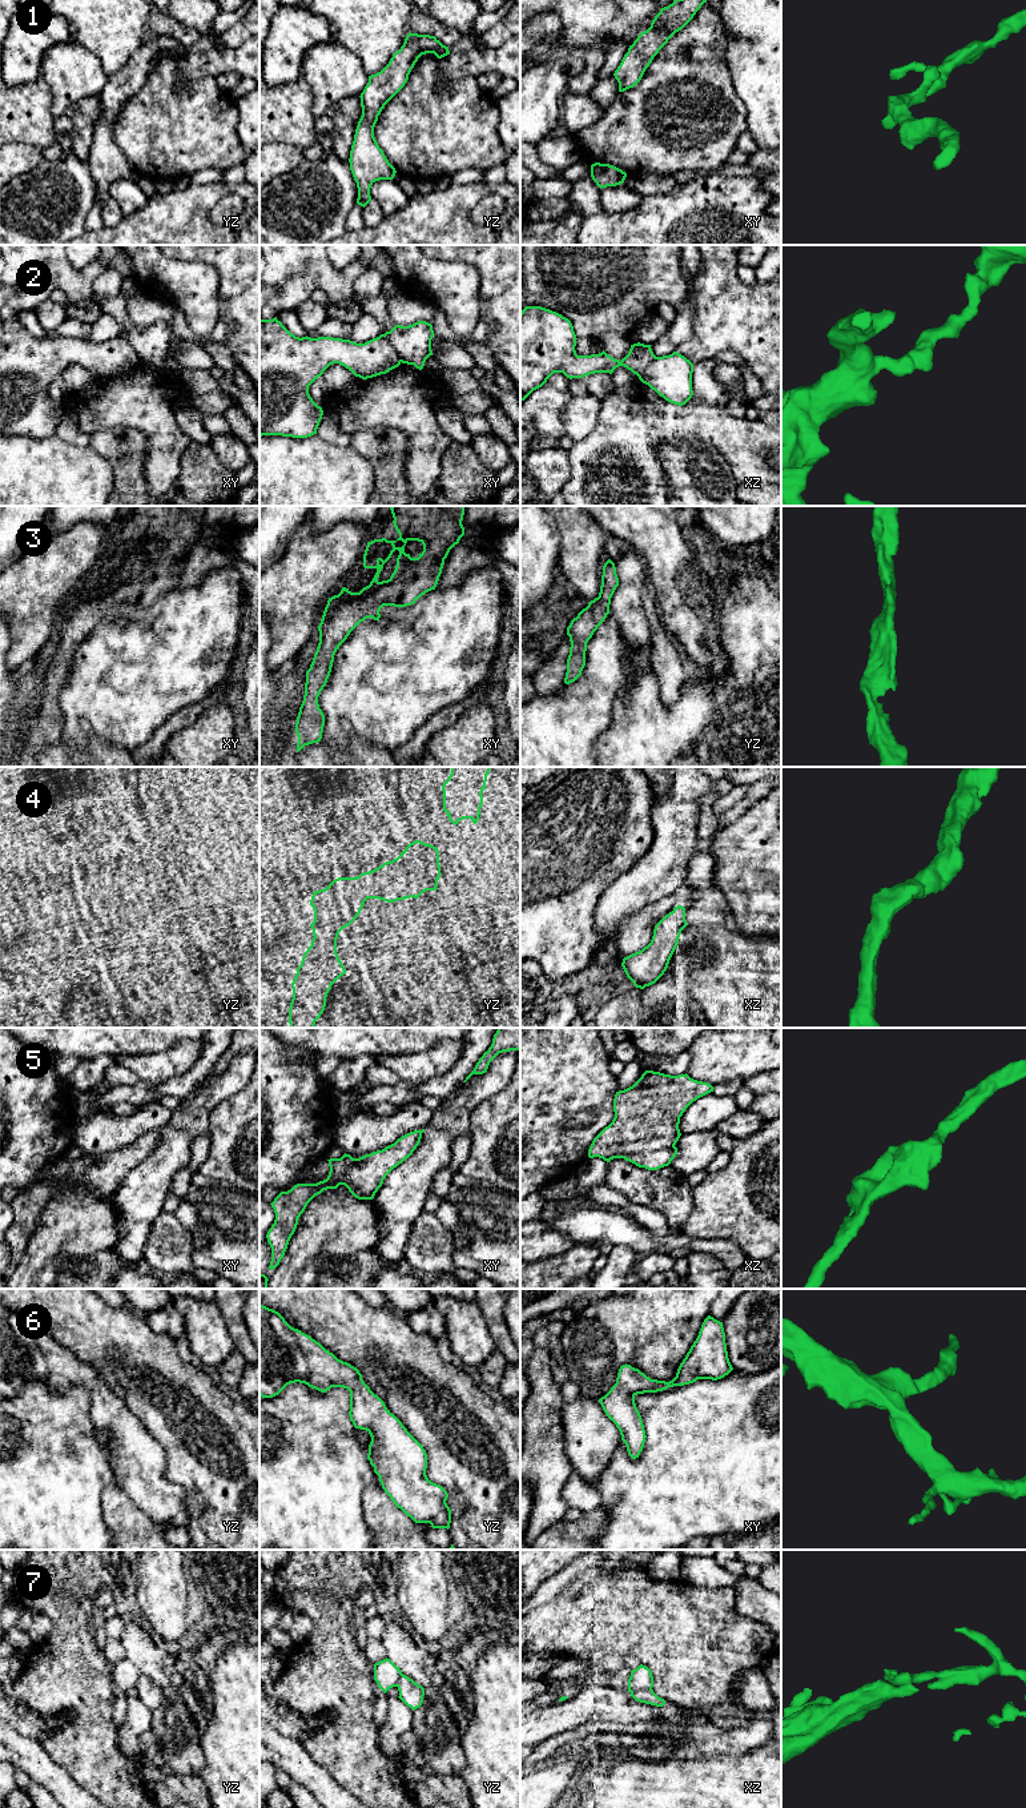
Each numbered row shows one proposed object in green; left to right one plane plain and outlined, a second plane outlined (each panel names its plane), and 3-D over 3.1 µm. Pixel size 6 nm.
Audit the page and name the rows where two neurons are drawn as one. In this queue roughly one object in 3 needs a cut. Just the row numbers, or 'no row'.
2, 7

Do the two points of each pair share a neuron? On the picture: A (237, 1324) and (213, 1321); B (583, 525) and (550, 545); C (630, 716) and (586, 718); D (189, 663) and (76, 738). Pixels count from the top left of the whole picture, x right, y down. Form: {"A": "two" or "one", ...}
{"A": "two", "B": "two", "C": "two", "D": "one"}

